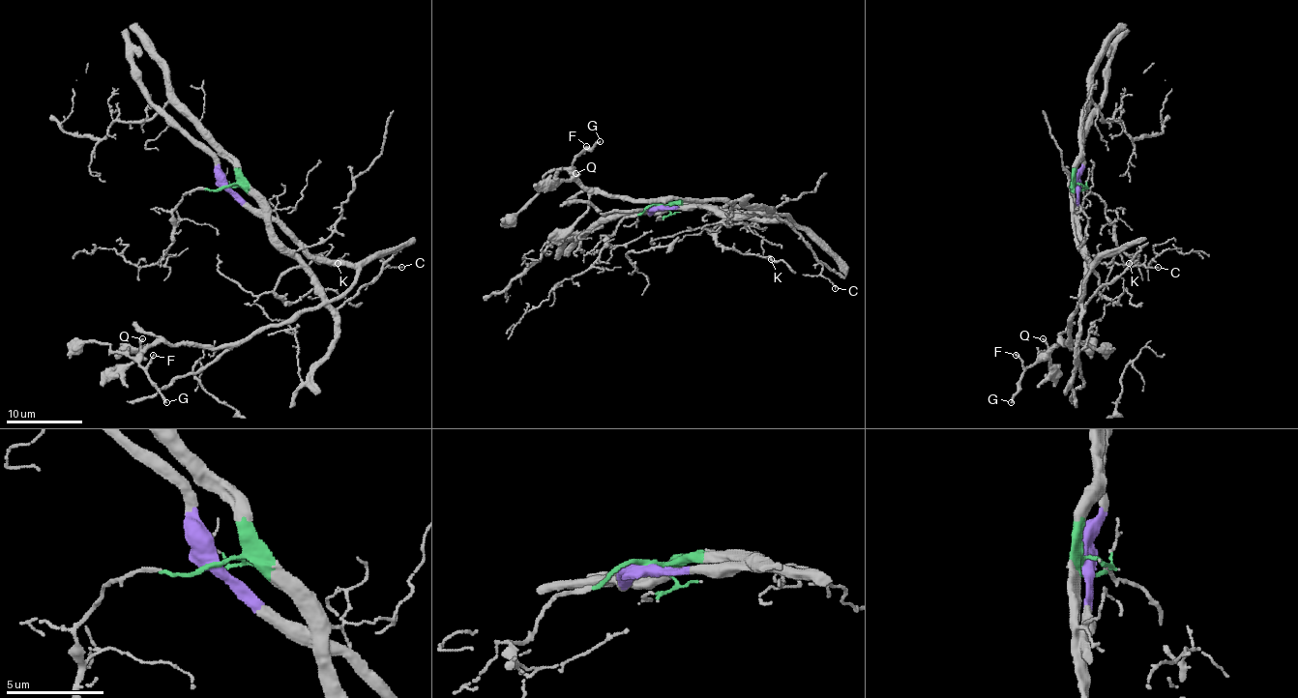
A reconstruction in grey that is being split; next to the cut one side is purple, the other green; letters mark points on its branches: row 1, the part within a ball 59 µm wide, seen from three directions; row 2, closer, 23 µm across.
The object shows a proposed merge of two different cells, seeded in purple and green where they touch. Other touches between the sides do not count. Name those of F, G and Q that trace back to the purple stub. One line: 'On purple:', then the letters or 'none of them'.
On purple: F, G, Q

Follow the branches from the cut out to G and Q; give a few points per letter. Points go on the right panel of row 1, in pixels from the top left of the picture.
G: (1075, 186), (1076, 233), (1090, 260), (1090, 275), (1071, 316), (1071, 347), (1059, 341), (1031, 363), (1010, 402)
Q: (1075, 186), (1076, 233), (1090, 261), (1088, 280), (1071, 320), (1071, 347), (1061, 341), (1049, 349), (1043, 339)

